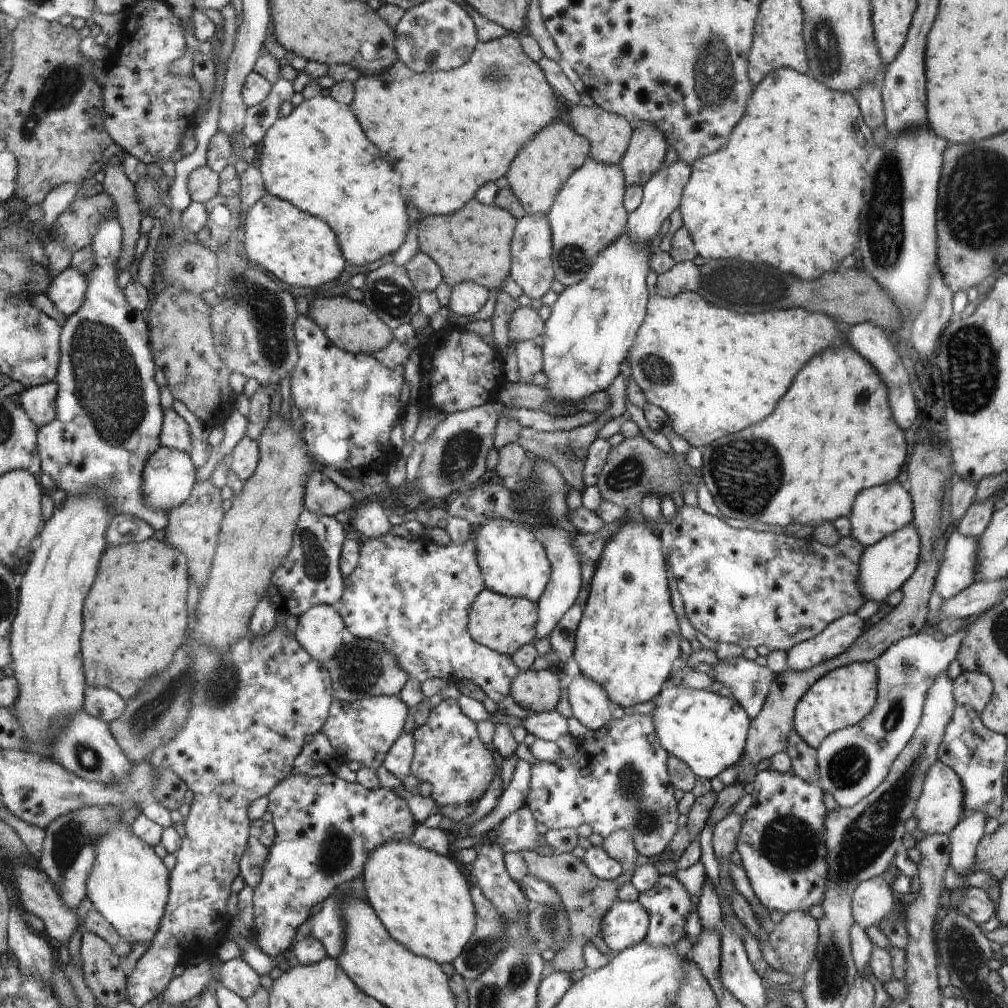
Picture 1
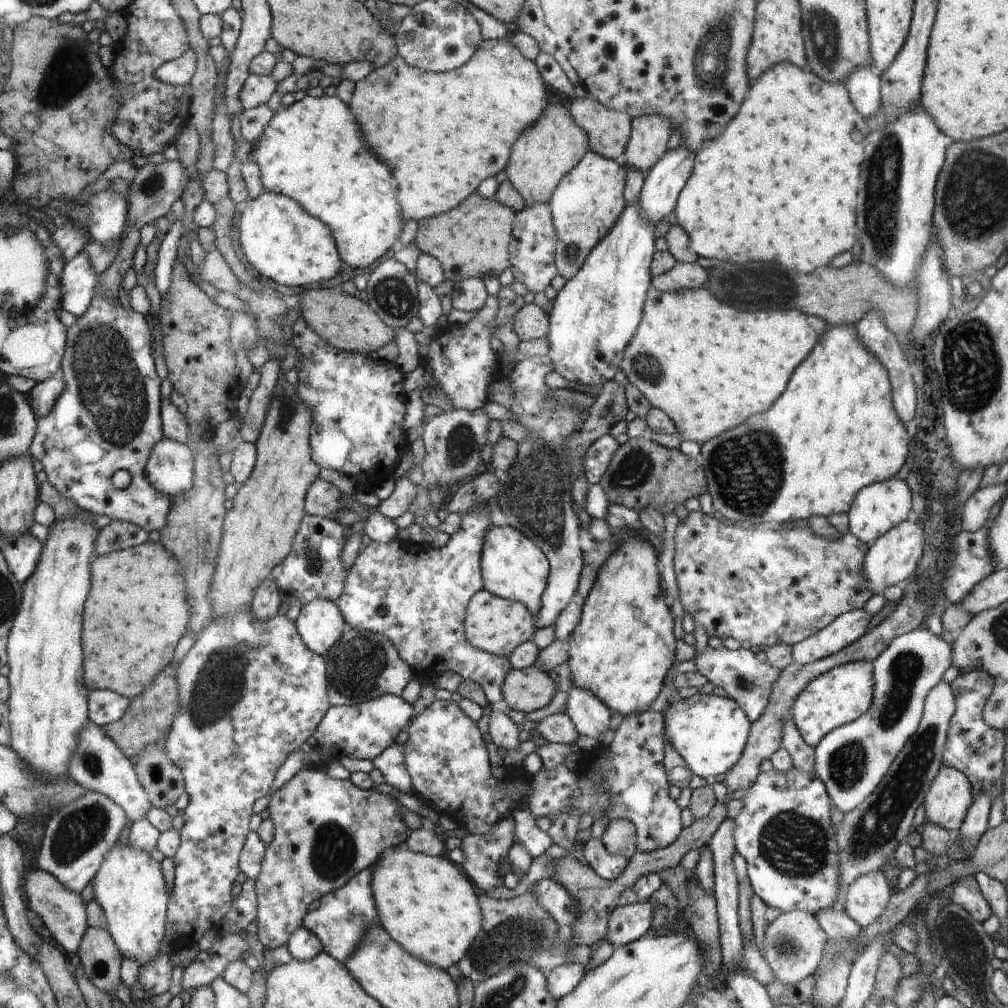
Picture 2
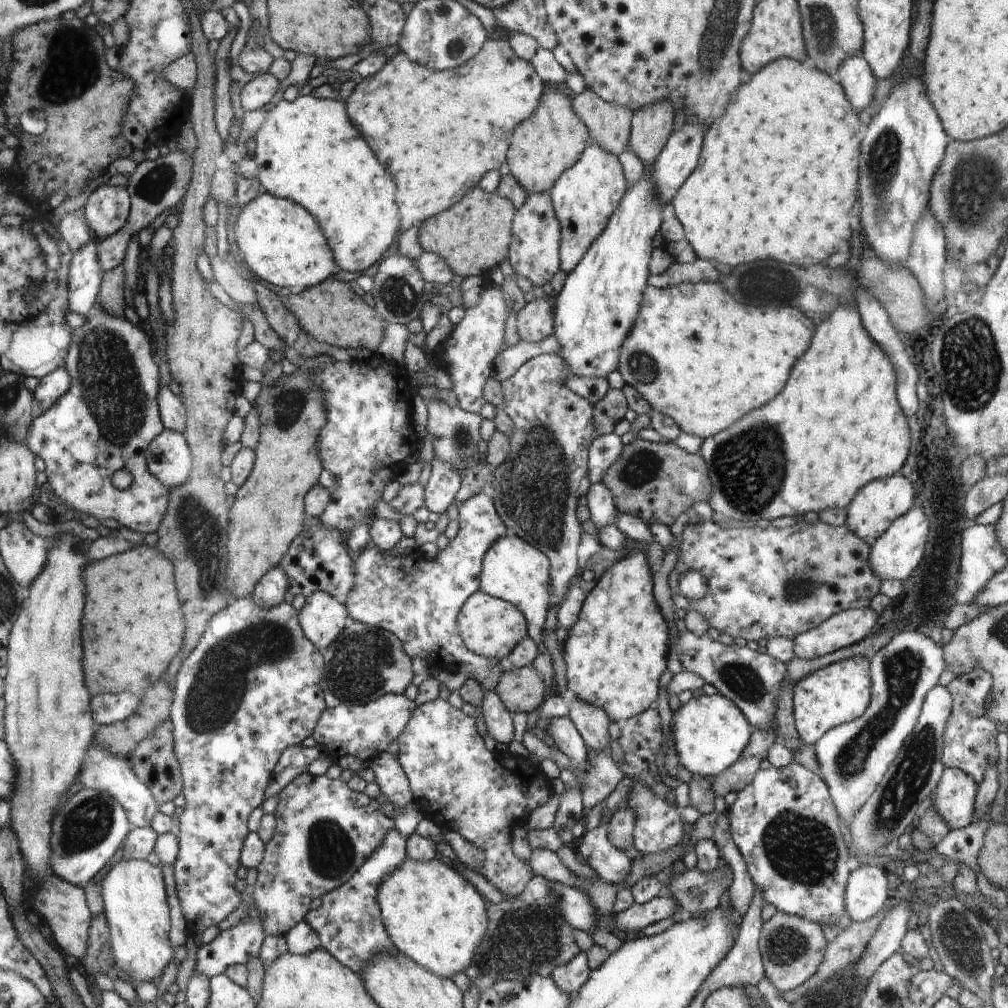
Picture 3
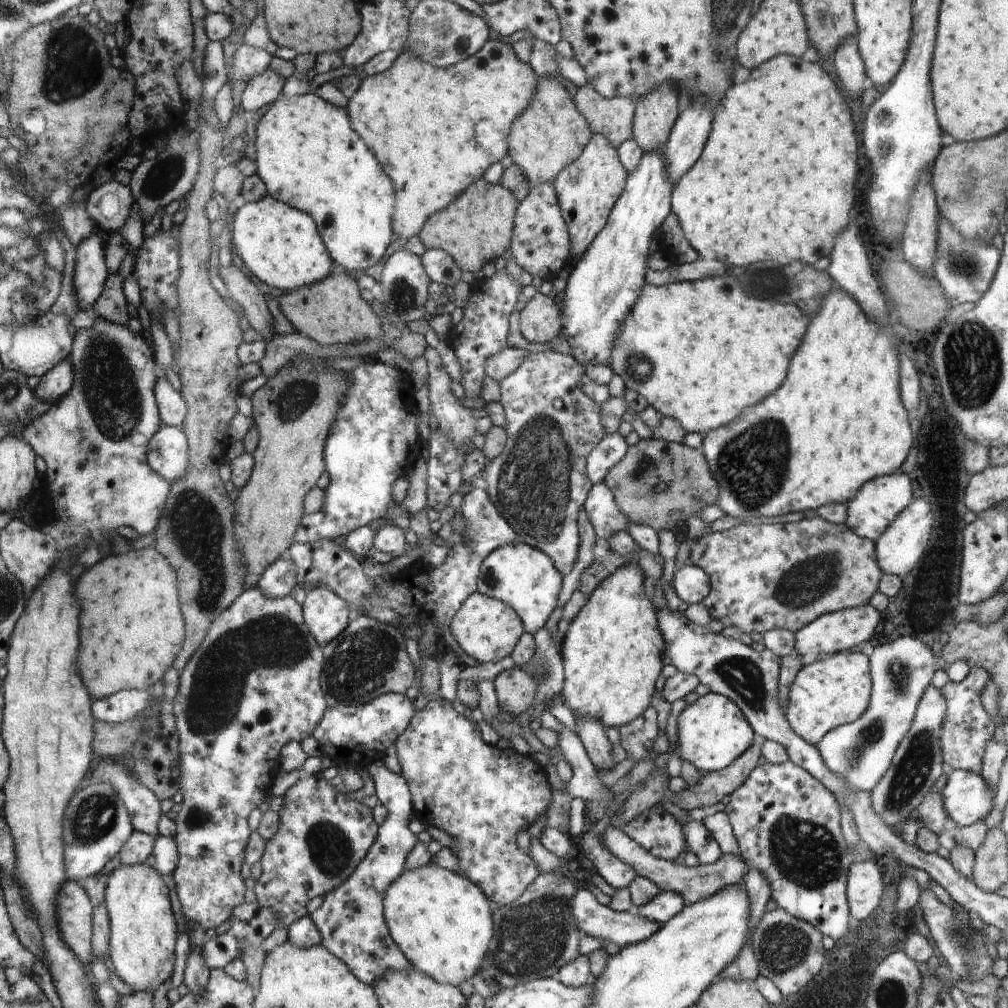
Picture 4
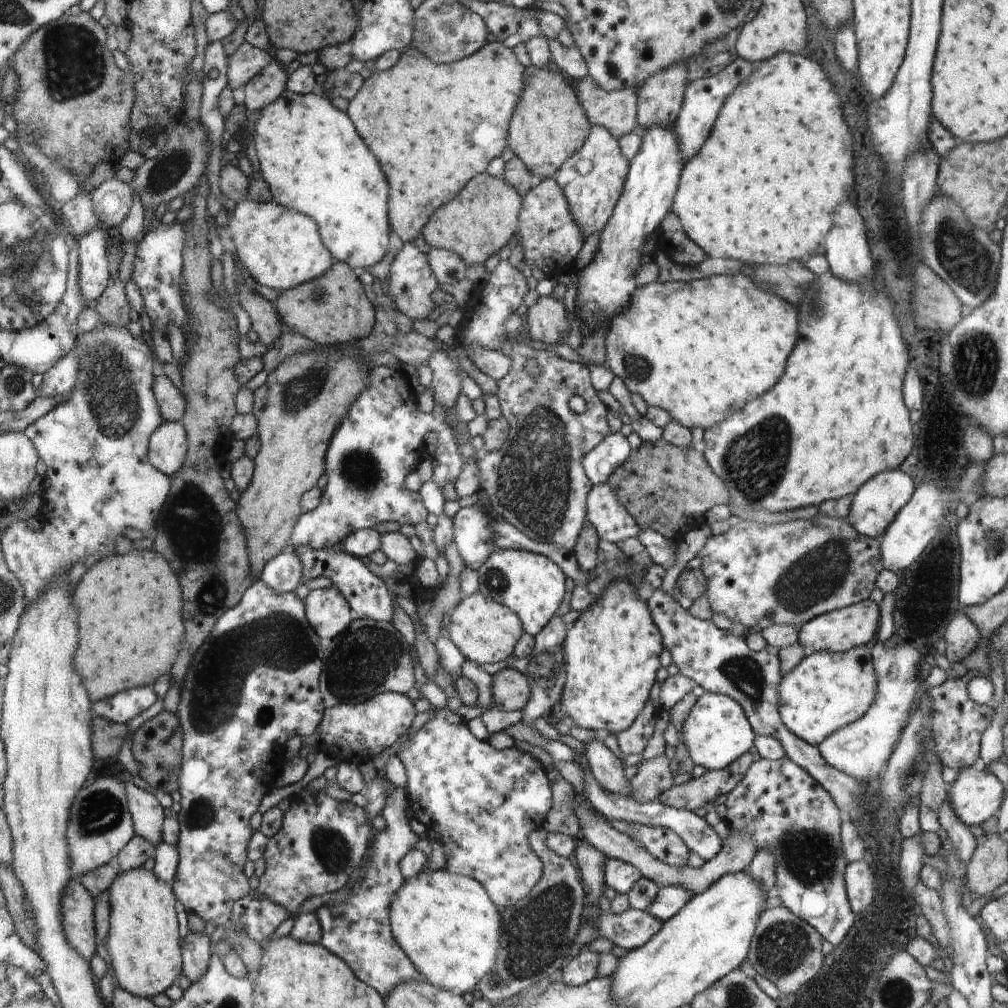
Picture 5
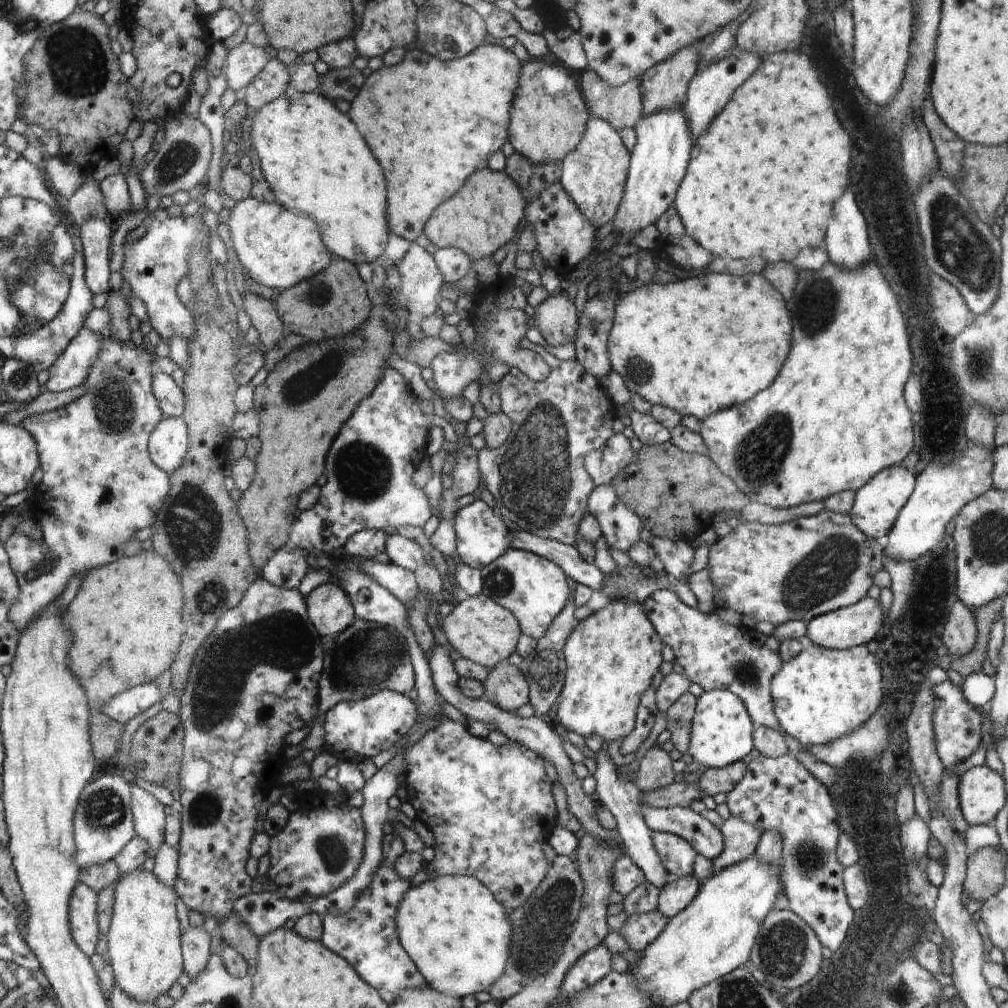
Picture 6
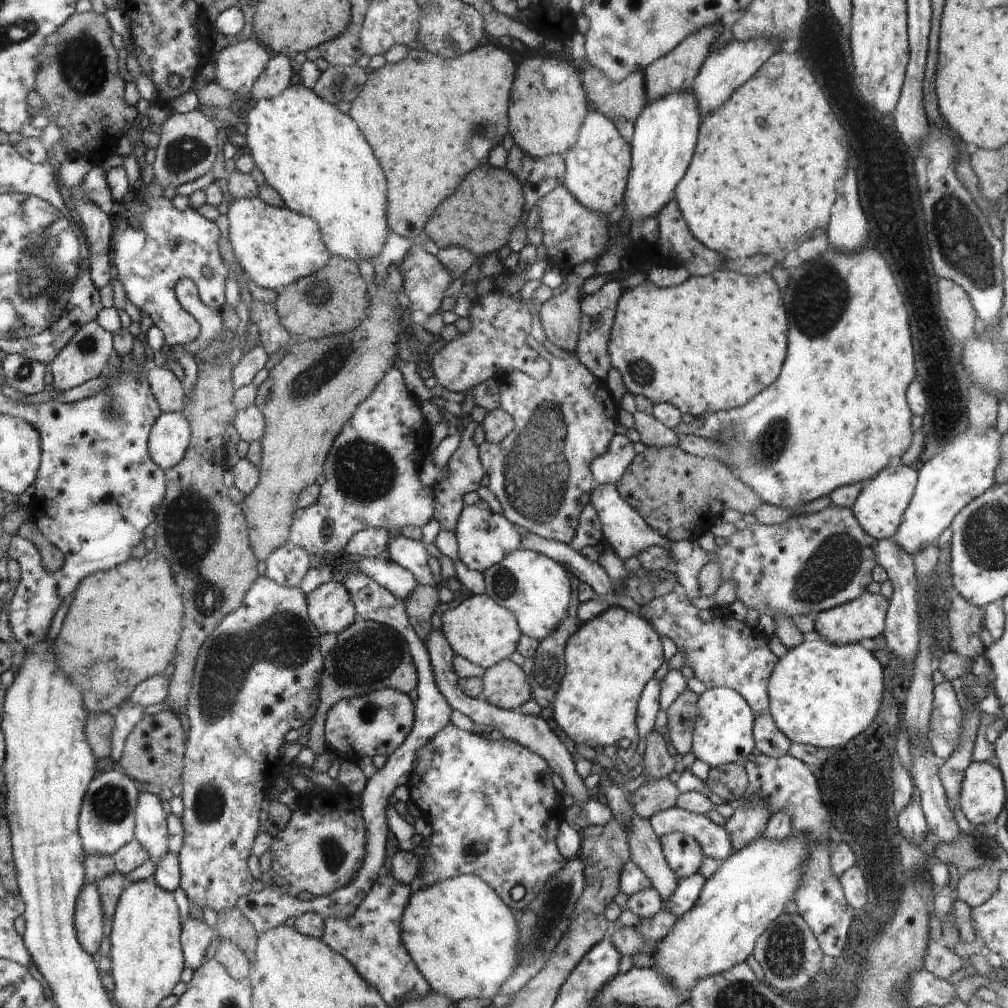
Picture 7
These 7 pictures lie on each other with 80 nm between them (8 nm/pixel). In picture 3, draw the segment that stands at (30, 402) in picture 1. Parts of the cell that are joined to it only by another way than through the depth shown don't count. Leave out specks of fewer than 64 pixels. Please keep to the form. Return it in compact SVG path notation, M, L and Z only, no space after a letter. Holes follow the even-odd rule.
M62 366L61 369L50 373L48 377L44 377L38 387L34 390L35 398L39 402L40 408L45 413L54 405L58 404L65 394L73 388L73 376L70 374L69 368Z

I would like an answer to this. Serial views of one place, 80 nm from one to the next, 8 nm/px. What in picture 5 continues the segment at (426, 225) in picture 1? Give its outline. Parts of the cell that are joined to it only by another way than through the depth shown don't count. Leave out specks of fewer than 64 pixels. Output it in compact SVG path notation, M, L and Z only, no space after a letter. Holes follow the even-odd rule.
M488 172L478 174L466 190L433 214L423 232L426 243L433 249L456 252L466 267L485 264L492 254L498 254L510 242L518 228L518 214L524 208L518 193L503 177Z

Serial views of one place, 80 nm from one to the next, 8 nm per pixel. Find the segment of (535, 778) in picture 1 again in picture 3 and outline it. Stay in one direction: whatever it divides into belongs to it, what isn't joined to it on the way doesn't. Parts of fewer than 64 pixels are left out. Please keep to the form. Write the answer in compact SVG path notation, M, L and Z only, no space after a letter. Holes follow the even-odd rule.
M650 707L650 710L645 710L644 713L621 723L620 728L618 742L624 754L622 760L616 764L623 772L623 778L626 776L632 778L632 786L627 794L627 806L631 806L635 815L634 847L640 855L669 852L684 840L684 826L680 820L680 812L674 805L652 791L652 786L662 782L655 777L658 771L656 754L663 743L660 714L657 709Z

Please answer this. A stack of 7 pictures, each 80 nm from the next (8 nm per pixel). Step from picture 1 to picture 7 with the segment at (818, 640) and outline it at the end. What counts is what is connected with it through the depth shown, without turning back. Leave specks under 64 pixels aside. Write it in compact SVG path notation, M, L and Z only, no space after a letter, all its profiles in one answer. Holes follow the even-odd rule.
M866 591L852 602L817 613L814 619L815 631L822 639L838 645L858 643L860 640L880 640L885 630L886 610L889 600L880 593Z

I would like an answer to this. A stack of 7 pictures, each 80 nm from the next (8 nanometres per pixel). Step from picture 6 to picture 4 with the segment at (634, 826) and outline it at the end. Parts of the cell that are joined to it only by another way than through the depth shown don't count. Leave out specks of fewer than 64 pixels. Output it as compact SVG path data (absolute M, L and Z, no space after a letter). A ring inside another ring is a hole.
M579 716L576 732L597 773L608 772L616 766L613 759L613 746L607 738L606 727L598 720L590 716Z

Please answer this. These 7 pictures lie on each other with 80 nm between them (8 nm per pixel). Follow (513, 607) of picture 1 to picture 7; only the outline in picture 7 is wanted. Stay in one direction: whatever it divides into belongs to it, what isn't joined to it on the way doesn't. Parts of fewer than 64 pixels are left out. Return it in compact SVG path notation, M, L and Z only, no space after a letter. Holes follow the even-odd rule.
M485 594L471 595L455 608L441 612L441 621L441 632L453 647L454 653L483 669L510 658L516 650L516 644L520 644L520 636L523 635L513 611L494 602L494 599Z

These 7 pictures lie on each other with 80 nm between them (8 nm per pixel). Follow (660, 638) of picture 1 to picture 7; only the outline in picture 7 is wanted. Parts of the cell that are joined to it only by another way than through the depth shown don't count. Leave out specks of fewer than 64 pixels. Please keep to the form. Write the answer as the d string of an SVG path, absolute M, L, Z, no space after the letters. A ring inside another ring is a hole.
M620 605L607 607L601 615L583 623L565 644L565 675L551 706L554 720L574 742L593 748L610 746L622 736L628 742L638 742L638 698L662 662L660 636L642 614L624 610Z

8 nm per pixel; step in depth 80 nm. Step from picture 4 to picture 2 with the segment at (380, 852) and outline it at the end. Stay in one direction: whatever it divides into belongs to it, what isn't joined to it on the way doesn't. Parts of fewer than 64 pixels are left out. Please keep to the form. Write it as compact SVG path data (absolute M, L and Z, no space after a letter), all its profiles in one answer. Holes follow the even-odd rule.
M404 744L389 746L372 762L384 775L387 784L394 786L402 793L412 793L411 776L405 766ZM364 869L356 877L328 896L316 910L305 917L303 927L315 934L323 944L323 950L338 962L344 963L359 945L361 936L372 923L378 923L375 902L371 891L371 869Z

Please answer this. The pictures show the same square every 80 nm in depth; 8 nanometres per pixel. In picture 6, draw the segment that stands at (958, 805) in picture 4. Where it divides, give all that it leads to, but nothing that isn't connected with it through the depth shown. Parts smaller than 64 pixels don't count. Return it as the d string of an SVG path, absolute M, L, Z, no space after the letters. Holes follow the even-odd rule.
M986 765L969 768L960 776L959 805L970 827L986 825L1001 812L1005 802L1003 777Z

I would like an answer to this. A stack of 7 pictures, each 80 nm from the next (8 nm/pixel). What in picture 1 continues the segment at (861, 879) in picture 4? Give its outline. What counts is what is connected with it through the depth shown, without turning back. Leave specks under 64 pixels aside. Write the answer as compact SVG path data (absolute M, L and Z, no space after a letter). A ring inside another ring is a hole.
M882 876L861 882L853 898L855 922L864 929L873 924L880 926L892 914L895 900L890 884Z

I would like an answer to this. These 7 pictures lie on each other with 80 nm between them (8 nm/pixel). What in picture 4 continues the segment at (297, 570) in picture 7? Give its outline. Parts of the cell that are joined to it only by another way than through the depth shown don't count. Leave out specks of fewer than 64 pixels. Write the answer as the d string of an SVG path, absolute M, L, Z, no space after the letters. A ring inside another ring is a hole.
M287 555L279 557L264 570L257 586L264 592L266 598L284 598L291 595L296 586L294 562L290 562Z

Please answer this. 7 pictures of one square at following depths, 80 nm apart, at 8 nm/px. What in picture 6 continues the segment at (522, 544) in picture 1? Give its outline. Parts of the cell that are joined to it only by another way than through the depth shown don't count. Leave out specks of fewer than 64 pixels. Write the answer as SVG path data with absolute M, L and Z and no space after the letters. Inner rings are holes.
M508 548L496 561L481 568L482 594L501 604L518 618L525 635L538 640L544 636L553 618L562 610L568 598L564 571L550 559L530 551Z

